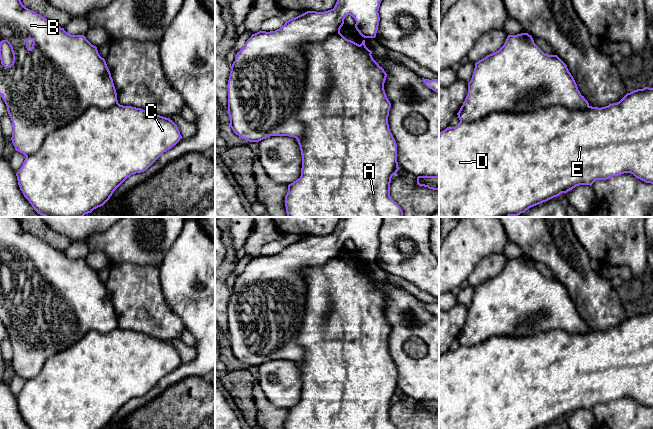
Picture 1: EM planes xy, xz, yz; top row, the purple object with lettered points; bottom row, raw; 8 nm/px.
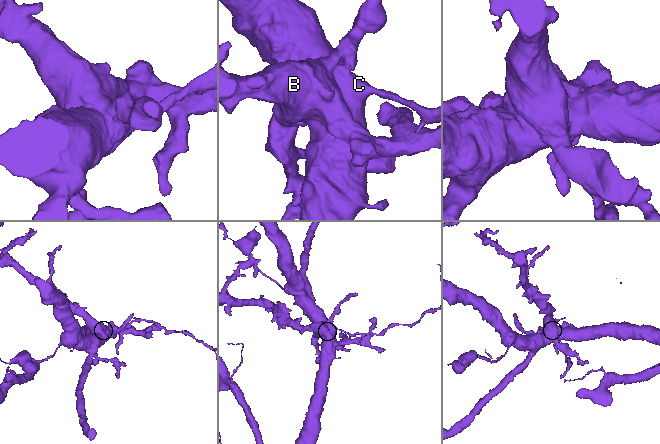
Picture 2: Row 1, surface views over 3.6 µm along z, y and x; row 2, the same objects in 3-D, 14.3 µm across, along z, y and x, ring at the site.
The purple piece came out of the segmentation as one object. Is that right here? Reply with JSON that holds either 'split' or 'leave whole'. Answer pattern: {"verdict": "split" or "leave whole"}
{"verdict": "split"}

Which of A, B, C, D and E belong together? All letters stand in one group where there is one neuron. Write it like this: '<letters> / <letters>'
A C D E / B

